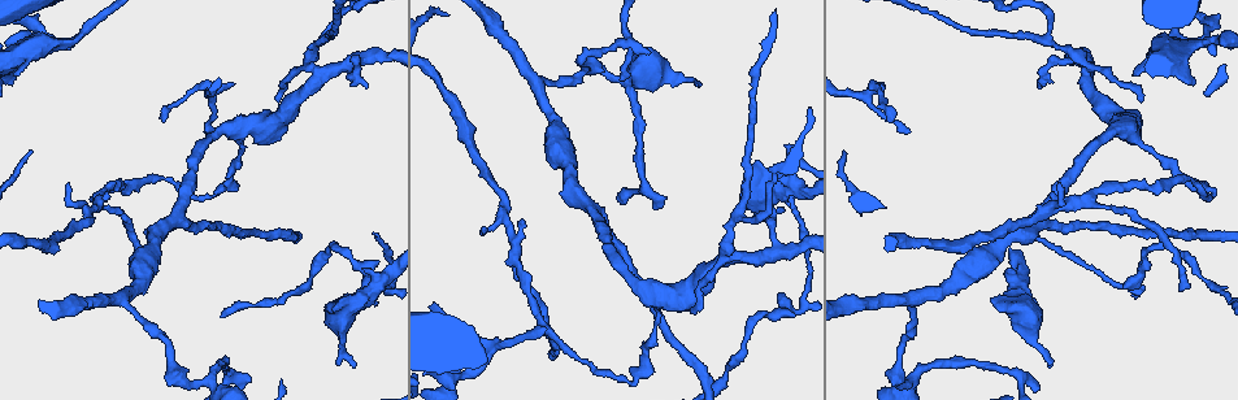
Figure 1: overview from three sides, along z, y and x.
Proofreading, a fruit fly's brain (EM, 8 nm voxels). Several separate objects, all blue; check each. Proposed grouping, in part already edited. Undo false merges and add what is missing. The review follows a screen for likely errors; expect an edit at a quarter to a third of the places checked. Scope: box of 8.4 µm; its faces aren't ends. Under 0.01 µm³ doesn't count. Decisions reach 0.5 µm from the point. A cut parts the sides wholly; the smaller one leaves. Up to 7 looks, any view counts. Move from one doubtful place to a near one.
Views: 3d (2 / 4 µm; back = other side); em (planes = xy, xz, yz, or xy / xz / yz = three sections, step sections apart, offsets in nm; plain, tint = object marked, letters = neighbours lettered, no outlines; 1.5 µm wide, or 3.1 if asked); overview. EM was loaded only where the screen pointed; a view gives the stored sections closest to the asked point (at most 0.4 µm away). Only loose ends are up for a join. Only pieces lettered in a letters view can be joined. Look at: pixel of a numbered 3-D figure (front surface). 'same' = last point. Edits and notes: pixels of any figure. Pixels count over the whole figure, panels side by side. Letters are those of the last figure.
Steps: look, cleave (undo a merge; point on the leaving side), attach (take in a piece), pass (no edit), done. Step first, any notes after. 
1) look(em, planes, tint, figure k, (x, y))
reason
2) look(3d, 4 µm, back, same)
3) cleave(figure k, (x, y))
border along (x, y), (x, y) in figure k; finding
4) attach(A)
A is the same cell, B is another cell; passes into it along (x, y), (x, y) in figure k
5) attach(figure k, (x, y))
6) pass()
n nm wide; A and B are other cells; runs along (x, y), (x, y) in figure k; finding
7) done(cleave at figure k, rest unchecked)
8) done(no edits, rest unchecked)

look(em, xy, step 8, tint, figure 1, (1050, 368))
free end

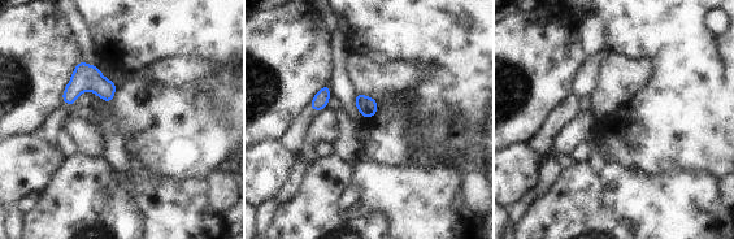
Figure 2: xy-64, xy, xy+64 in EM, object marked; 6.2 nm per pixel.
look(em, planes, letters, same)
cut it another way

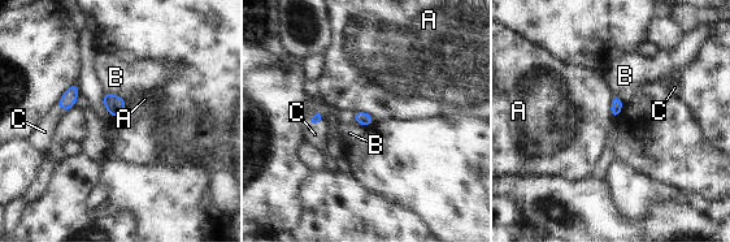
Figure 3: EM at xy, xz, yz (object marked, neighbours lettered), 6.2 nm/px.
attach(C)
C is the same cell, A and B are other cells; passes into it along (317, 117), (314, 122), (314, 134) in figure 3; it goes on there

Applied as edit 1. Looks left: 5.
look(3d, 2 µm, figure 1, (231, 373))
sharp bend

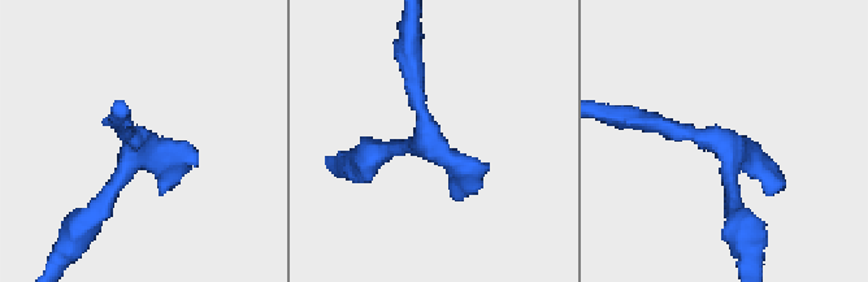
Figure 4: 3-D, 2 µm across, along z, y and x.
look(em, planes, letters, figure 4, (727, 148))
need the tissue

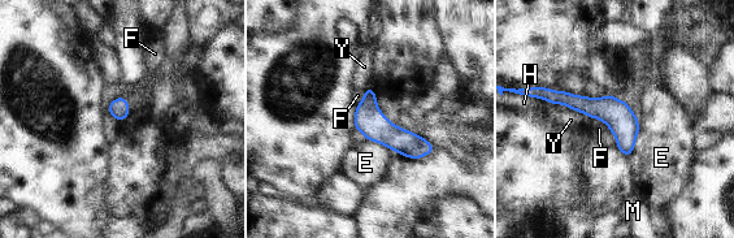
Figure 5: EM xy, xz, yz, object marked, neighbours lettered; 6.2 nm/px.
pass()
E, F, H, M and Y are other cells; runs along (547, 94), (602, 108), (628, 151) in figure 5; all the same neuron

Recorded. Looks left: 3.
look(em, xz, step 8, letters, figure 1, (911, 381))
sharp bend

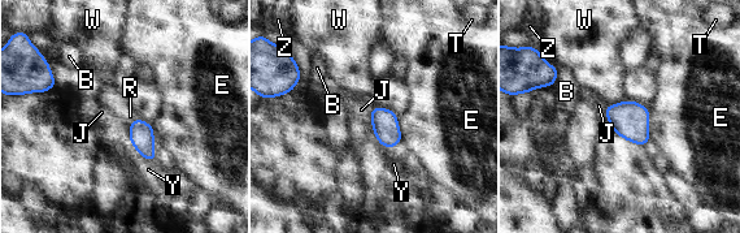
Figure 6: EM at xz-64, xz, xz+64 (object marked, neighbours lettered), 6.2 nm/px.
look(em, planes, letters, same)
cut it another way

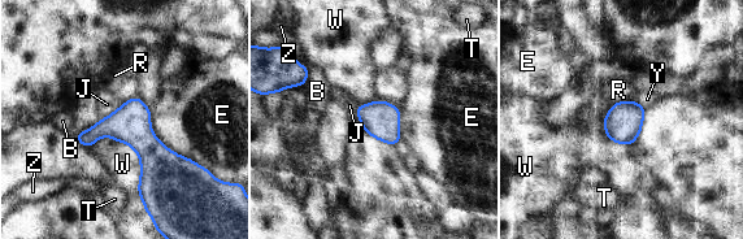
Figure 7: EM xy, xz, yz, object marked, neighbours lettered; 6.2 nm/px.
pass()
E touches over 500 nm; B, E, J, R, T, W, Y and Z are other cells; one neuron here

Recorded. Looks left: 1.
done(attach at figure 3, rest unchecked)

